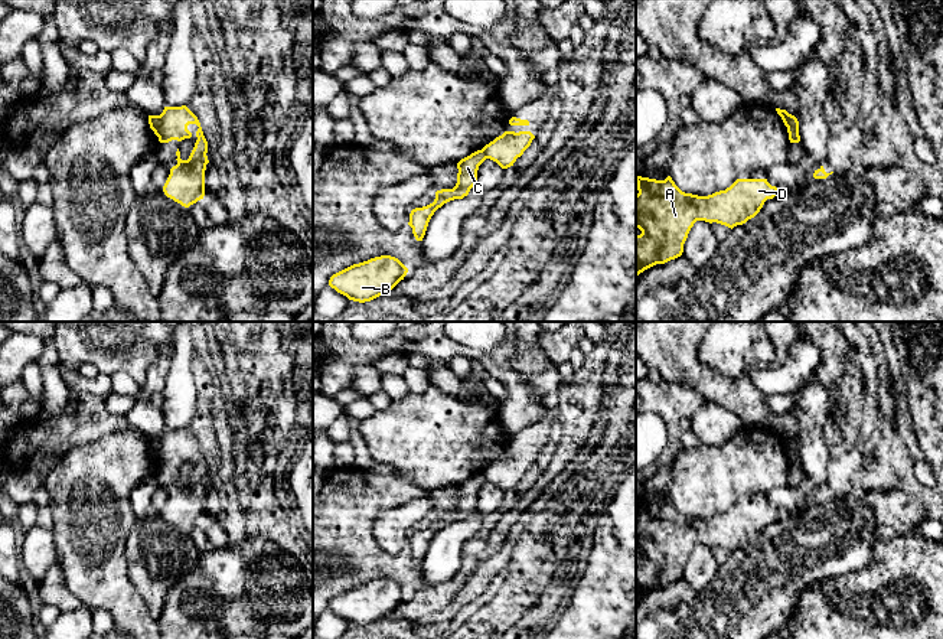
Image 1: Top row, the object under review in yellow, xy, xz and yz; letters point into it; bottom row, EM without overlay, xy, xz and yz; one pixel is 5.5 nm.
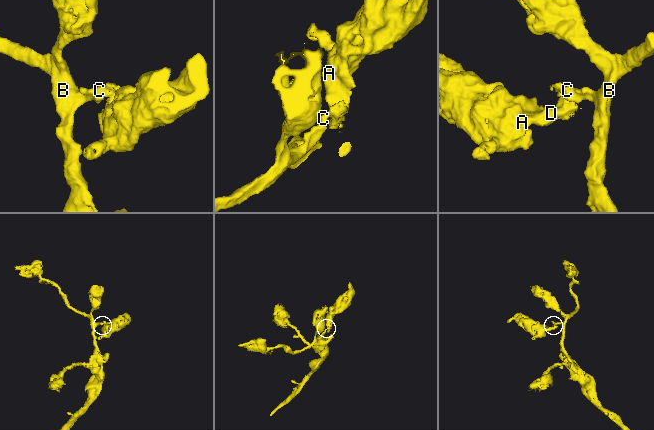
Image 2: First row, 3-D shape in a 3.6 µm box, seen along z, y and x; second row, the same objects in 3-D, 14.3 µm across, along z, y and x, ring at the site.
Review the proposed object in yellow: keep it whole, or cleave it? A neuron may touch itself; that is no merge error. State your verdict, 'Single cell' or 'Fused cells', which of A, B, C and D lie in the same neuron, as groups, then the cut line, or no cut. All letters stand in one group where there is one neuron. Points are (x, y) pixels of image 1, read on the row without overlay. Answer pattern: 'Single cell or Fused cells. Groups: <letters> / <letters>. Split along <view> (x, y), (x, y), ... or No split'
Fused cells. Groups: A D / B C. Split along xy (160, 439), (157, 459)

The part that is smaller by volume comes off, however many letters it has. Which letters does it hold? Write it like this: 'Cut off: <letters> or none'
Cut off: A, D

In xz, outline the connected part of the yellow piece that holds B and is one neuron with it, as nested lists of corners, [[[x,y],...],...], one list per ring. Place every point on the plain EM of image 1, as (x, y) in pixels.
[[[381,578],[333,597],[329,609],[349,623],[365,626],[388,617],[407,596],[398,581]]]

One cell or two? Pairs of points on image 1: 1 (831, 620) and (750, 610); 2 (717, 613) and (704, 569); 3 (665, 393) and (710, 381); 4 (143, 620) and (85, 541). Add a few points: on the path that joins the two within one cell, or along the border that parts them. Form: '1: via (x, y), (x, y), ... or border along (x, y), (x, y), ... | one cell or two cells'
1: border along (808, 586), (792, 613), (782, 623) | two cells
2: border along (721, 563), (715, 576), (695, 593) | two cells
3: border along (663, 378), (694, 388), (707, 401) | two cells
4: via (123, 600), (95, 573), (93, 561) | one cell

